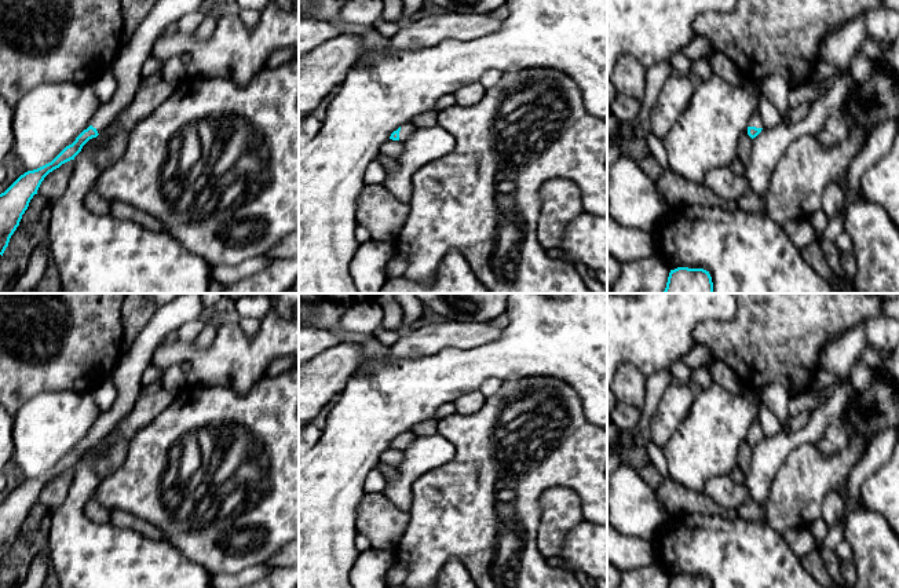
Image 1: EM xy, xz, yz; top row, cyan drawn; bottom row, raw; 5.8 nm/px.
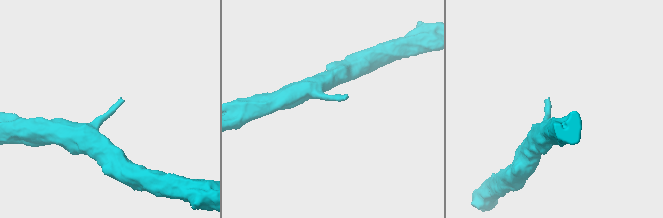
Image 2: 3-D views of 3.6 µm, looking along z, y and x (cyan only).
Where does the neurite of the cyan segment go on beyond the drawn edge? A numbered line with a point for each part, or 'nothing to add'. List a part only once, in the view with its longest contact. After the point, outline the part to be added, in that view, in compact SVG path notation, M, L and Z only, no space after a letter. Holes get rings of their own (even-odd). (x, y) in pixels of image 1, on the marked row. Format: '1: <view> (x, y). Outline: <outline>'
1: xz (406, 130). Outline: M410 123L402 125L399 131L399 140L405 142L416 129L417 127Z

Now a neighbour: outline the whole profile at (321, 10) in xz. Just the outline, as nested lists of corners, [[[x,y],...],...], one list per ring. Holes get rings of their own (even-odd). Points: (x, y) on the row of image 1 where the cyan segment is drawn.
[[[299,0],[299,15],[321,22],[337,22],[341,7],[347,0]]]

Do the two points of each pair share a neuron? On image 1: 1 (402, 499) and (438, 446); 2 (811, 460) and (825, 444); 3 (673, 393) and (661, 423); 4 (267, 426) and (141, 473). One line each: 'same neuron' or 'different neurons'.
1: same neuron
2: different neurons
3: same neuron
4: same neuron

